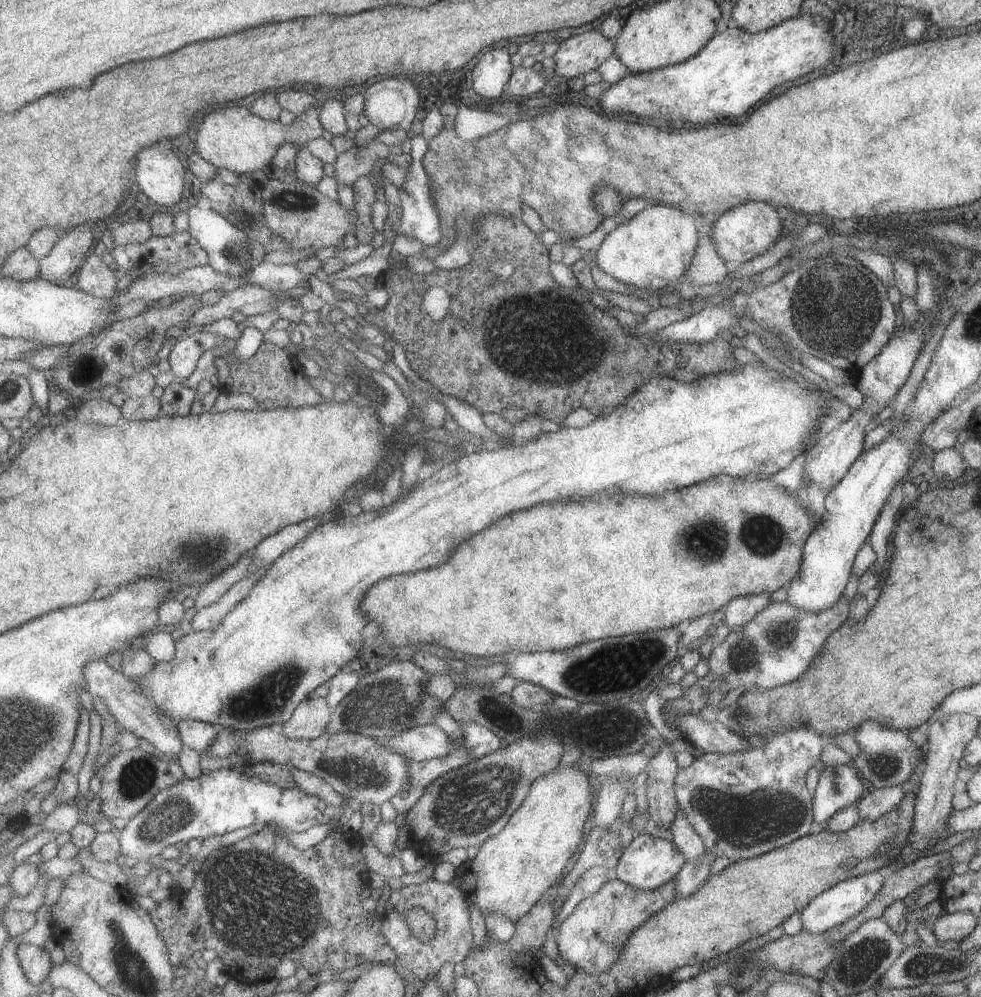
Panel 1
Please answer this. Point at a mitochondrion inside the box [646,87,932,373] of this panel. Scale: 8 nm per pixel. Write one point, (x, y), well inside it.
(839, 307)

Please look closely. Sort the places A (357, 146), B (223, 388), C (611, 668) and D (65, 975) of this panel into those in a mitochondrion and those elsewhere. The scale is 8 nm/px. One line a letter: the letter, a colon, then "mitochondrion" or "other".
A: other
B: other
C: mitochondrion
D: other

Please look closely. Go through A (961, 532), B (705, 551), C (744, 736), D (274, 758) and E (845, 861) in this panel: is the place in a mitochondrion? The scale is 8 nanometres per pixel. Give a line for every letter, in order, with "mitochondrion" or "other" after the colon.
A: other
B: mitochondrion
C: other
D: other
E: other

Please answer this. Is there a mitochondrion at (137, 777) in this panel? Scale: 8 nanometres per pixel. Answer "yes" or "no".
yes

